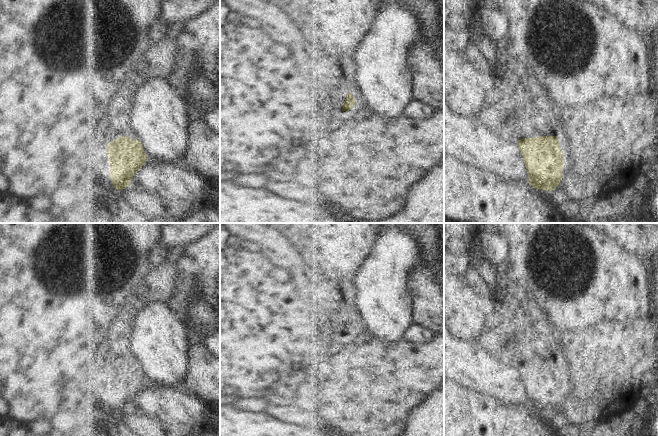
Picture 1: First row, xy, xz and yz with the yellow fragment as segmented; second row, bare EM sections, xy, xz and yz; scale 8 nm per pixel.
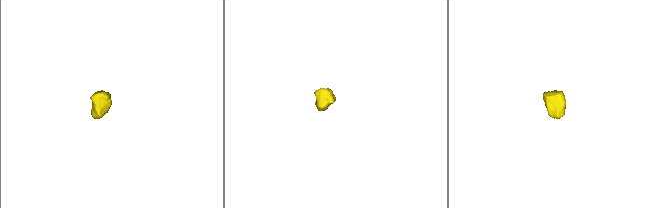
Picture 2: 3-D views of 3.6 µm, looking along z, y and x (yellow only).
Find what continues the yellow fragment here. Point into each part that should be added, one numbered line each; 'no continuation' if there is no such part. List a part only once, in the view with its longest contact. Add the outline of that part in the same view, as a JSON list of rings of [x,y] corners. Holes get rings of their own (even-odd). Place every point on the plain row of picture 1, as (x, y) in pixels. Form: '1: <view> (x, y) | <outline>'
1: yz (520, 332) | [[[488,282],[487,303],[490,311],[490,337],[483,344],[496,350],[499,356],[512,364],[556,360],[556,332],[552,329],[537,301],[523,286],[502,282]]]

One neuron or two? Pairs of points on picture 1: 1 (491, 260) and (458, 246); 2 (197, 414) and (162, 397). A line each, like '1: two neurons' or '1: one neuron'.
1: one neuron
2: one neuron

